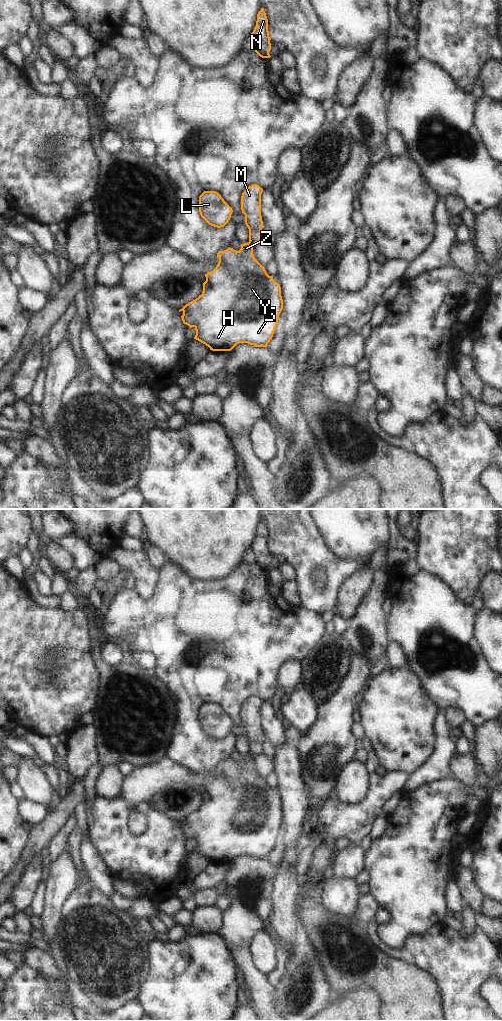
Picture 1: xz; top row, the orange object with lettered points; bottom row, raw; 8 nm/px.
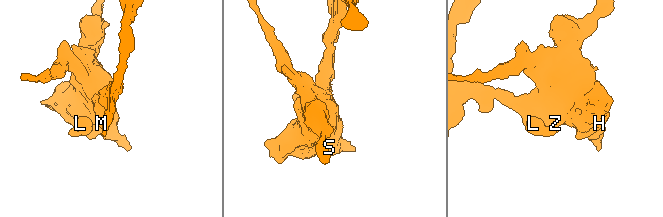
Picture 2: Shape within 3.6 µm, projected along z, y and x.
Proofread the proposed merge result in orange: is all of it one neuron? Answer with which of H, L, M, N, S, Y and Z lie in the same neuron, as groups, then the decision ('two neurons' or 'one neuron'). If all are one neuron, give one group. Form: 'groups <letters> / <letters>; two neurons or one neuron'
groups H L M N S Y Z; one neuron

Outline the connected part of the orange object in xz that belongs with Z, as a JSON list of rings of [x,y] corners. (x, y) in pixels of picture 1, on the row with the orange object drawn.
[[[253,184],[241,196],[241,210],[249,229],[249,242],[241,244],[239,251],[233,248],[219,251],[217,266],[205,274],[202,294],[179,310],[183,312],[183,323],[195,328],[194,339],[212,351],[231,351],[239,343],[267,347],[283,309],[280,284],[267,274],[264,266],[253,256],[253,247],[261,241],[264,223],[261,216],[262,192],[259,185]]]

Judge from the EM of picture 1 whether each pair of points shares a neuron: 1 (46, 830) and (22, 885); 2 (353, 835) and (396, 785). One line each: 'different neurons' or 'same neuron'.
1: different neurons
2: same neuron

